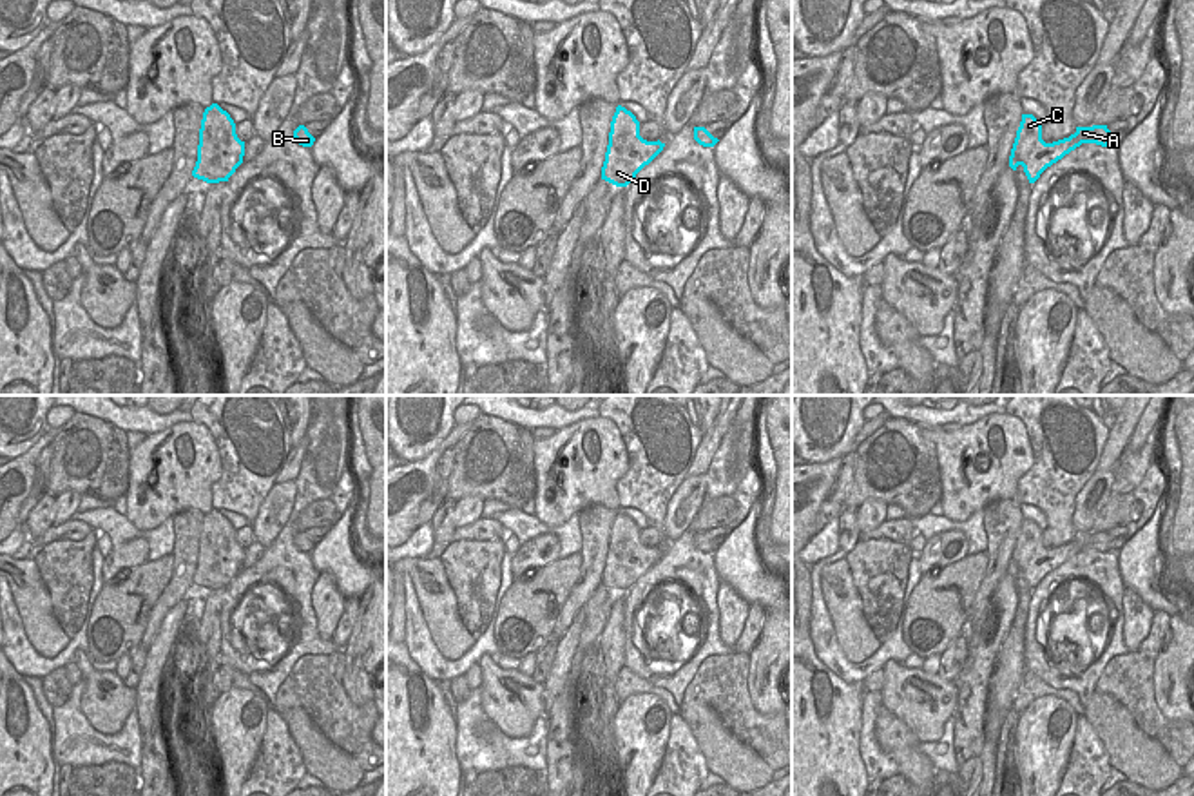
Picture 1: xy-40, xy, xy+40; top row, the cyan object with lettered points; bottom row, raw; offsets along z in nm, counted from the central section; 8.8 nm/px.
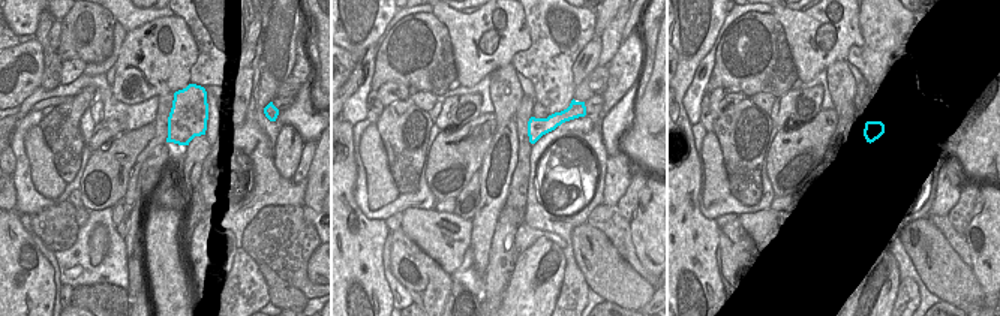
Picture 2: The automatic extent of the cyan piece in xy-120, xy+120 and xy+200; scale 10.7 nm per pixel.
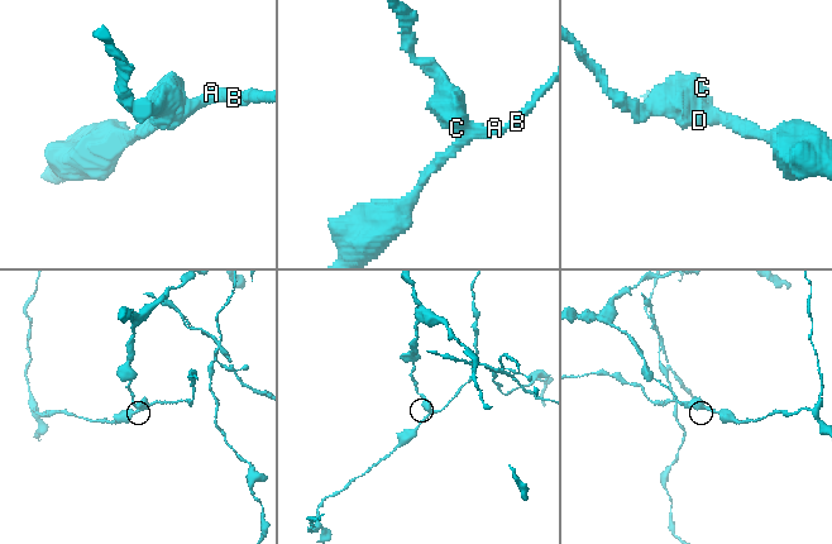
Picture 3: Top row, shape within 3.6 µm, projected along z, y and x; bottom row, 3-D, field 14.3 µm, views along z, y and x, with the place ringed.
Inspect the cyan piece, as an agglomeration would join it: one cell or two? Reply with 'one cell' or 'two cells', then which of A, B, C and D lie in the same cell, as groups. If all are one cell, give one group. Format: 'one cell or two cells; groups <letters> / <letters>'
two cells; groups A B / C D

